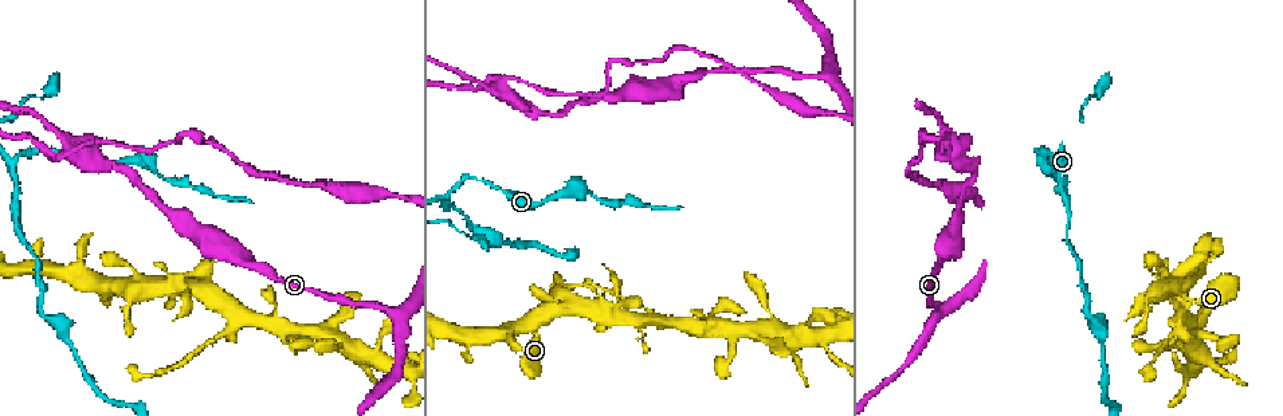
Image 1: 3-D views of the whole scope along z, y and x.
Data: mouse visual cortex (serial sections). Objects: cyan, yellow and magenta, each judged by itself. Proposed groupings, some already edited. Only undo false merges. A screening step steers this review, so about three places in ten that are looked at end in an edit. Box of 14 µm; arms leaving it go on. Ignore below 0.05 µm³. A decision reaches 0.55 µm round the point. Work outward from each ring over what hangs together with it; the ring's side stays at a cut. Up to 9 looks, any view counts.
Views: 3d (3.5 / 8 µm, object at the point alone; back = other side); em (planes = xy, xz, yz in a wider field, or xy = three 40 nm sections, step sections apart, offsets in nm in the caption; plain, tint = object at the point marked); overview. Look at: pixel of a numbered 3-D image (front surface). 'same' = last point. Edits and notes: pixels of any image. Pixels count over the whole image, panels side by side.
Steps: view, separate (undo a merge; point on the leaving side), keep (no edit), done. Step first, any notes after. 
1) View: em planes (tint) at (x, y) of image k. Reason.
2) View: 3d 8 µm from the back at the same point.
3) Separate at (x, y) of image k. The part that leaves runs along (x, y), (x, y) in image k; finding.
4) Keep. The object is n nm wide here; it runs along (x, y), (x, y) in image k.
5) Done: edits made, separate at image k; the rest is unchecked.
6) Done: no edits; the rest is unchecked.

View: 3d 3.5 µm at (654, 311) of image 1. Calibre changes.

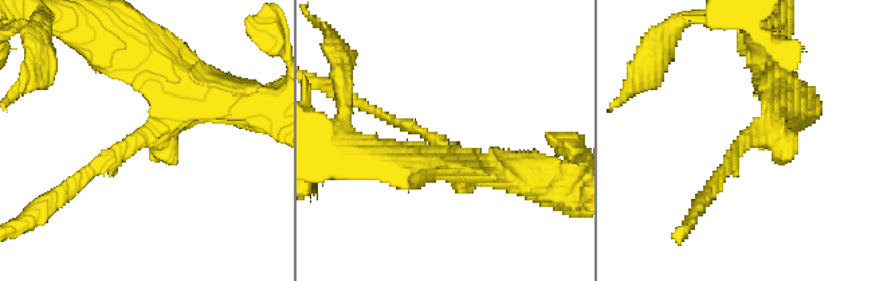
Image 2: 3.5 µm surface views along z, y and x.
View: em planes (tint) at (747, 140) of image 2.

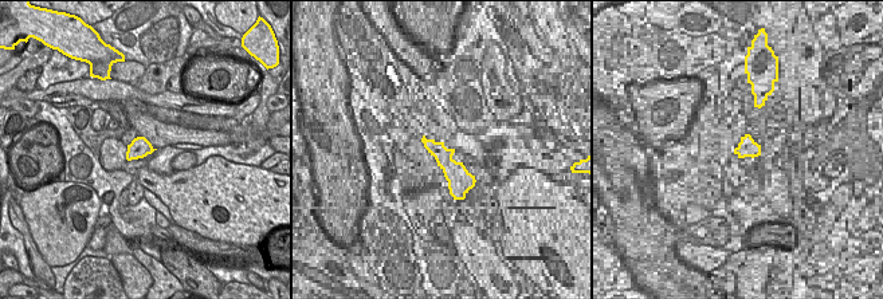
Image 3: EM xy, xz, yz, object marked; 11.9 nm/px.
View: em xy step 2 (tint) at the same point.

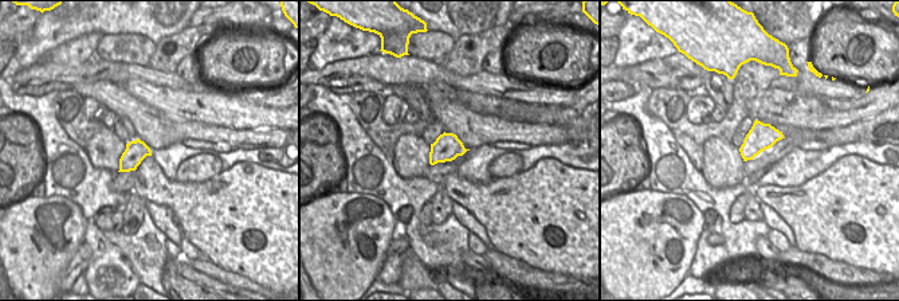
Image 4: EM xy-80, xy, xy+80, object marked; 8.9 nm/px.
Separate at (83, 174) of image 2. The object is 260 nm wide here; the part that leaves runs along (120, 151), (42, 201), (30, 214) in image 2; a second cell is stuck on.

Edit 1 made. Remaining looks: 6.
View: 3d 3.5 µm from the back at (826, 348) of image 1. Thick turns thin.

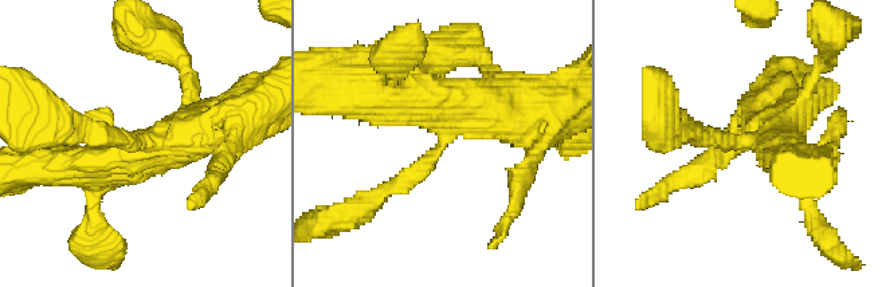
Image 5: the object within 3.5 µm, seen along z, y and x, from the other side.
View: em planes (tint) at (737, 140) of image 5. 3 arms meet here; the arms are 200, 500, 600 nm wide.

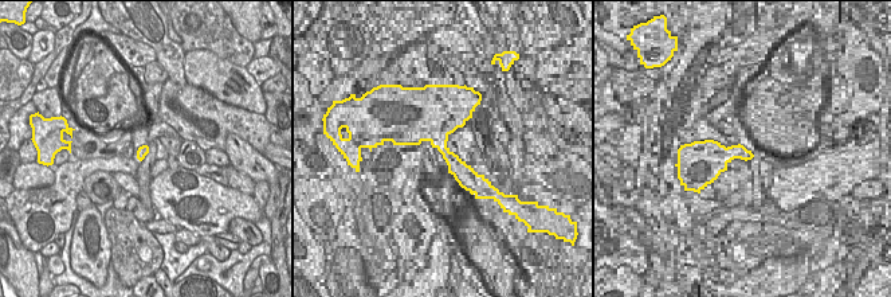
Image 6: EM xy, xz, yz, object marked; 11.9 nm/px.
Keep. It runs along (498, 103), (371, 203) in image 5; one cell here.

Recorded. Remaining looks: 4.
View: 3d 3.5 µm at (936, 317) of image 1. A fork.

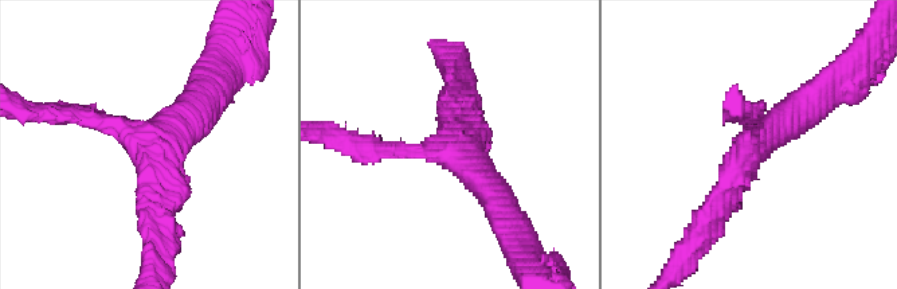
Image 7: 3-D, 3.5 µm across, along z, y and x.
Keep. The arms are 200, 300, 400 nm wide; it runs along (62, 113), (152, 153), (160, 221) in image 7; continuous, no second cell.

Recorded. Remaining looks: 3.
View: 3d 3.5 µm at (75, 148) of image 1.

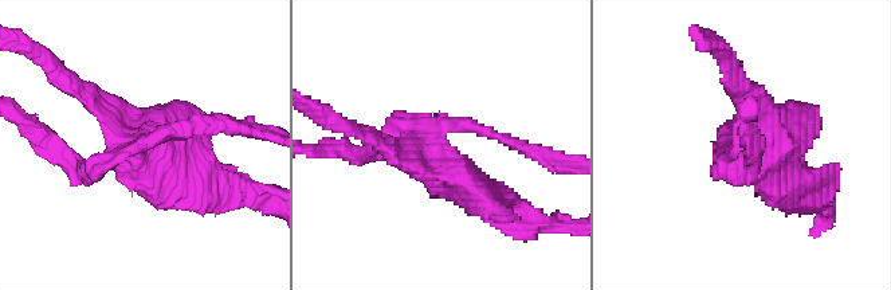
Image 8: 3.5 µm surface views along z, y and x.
Separate at (62, 151) of image 8. The part that leaves runs along (442, 132), (471, 125), (557, 165) in image 8; two cells meet here.

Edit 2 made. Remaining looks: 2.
Done: edits made, separate at image 2, separate at image 8; the rest is unchecked.

